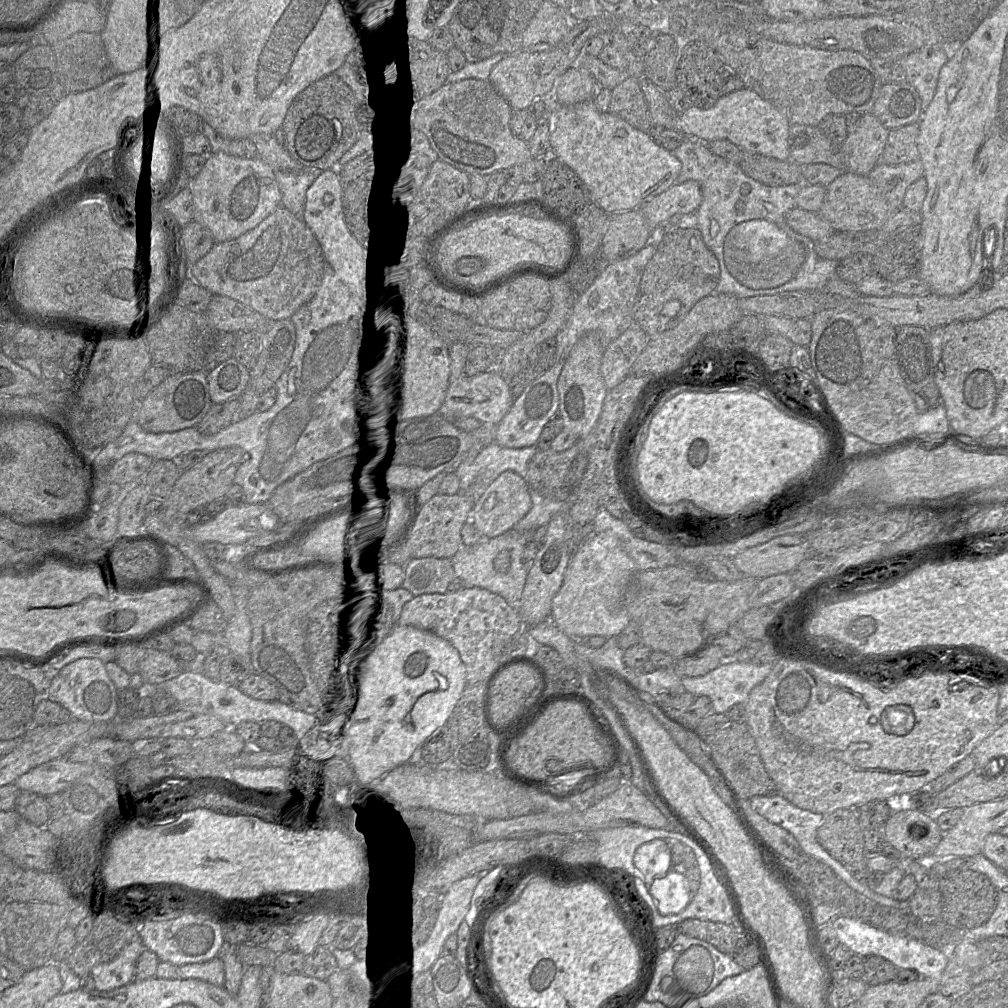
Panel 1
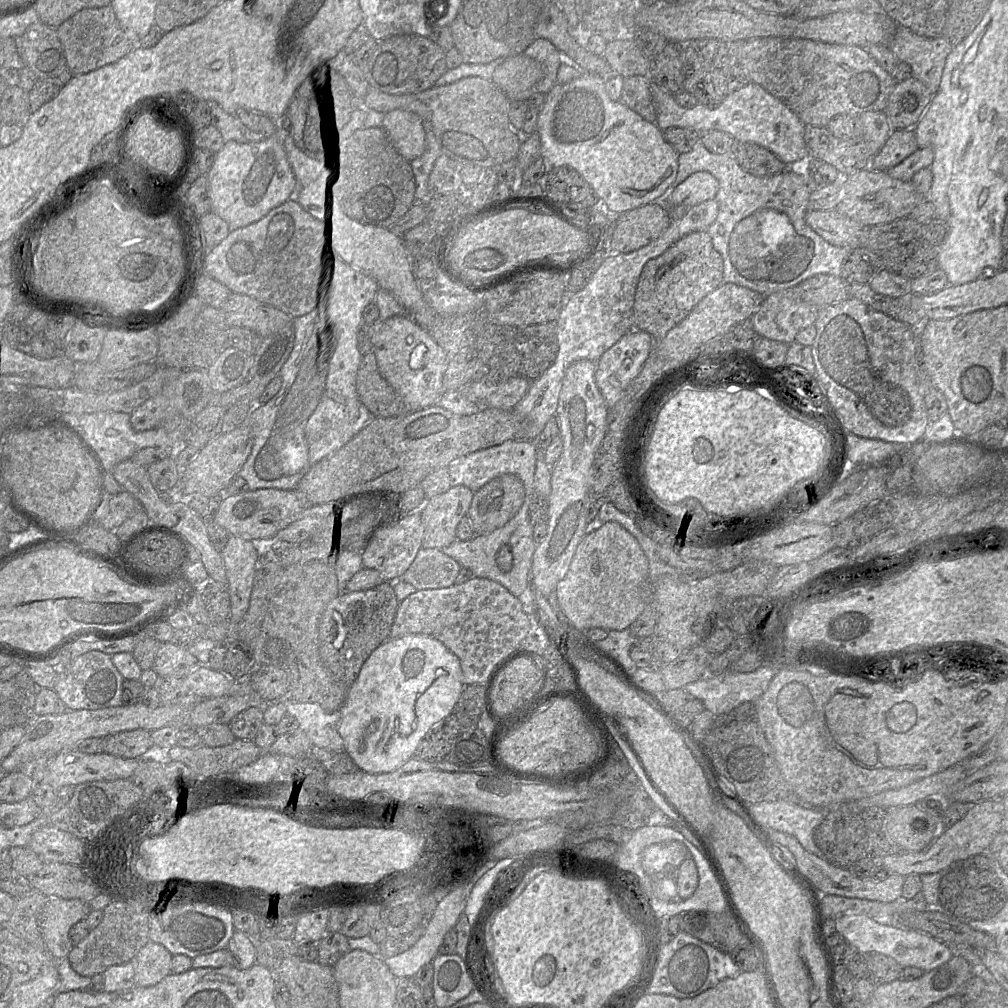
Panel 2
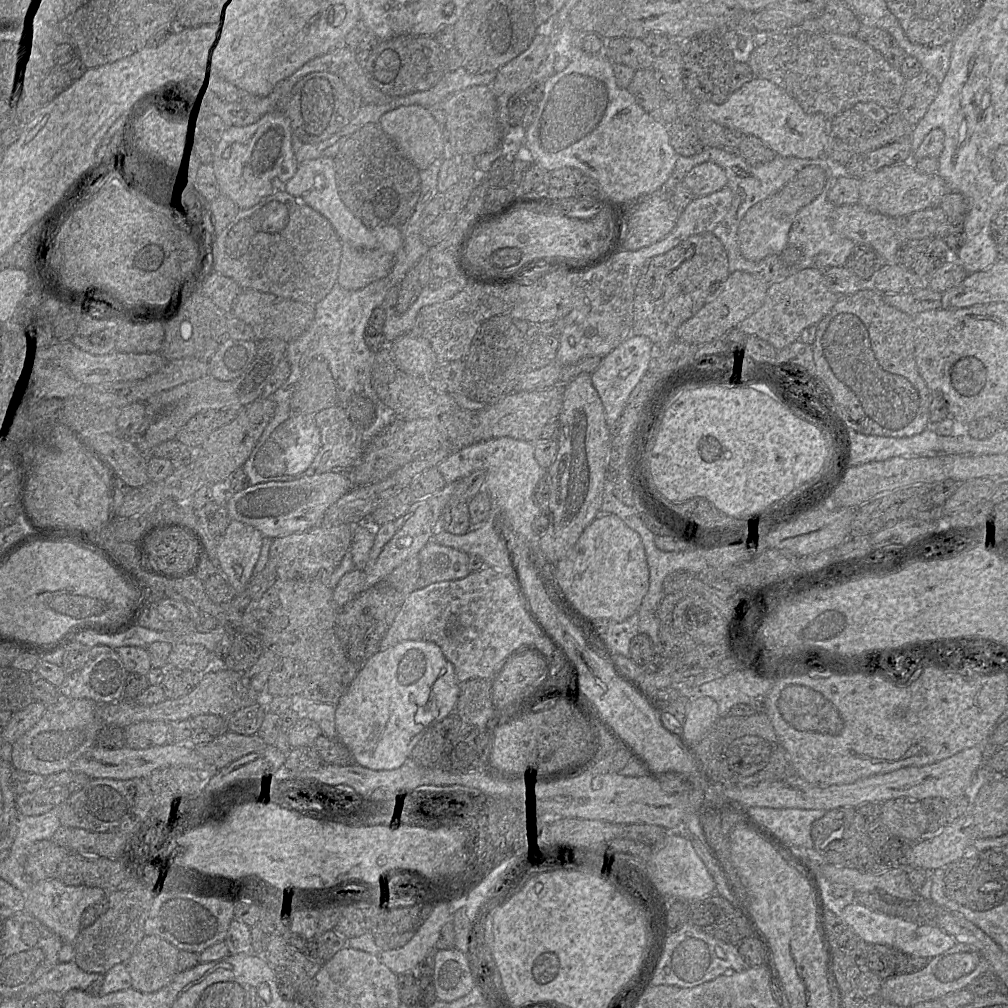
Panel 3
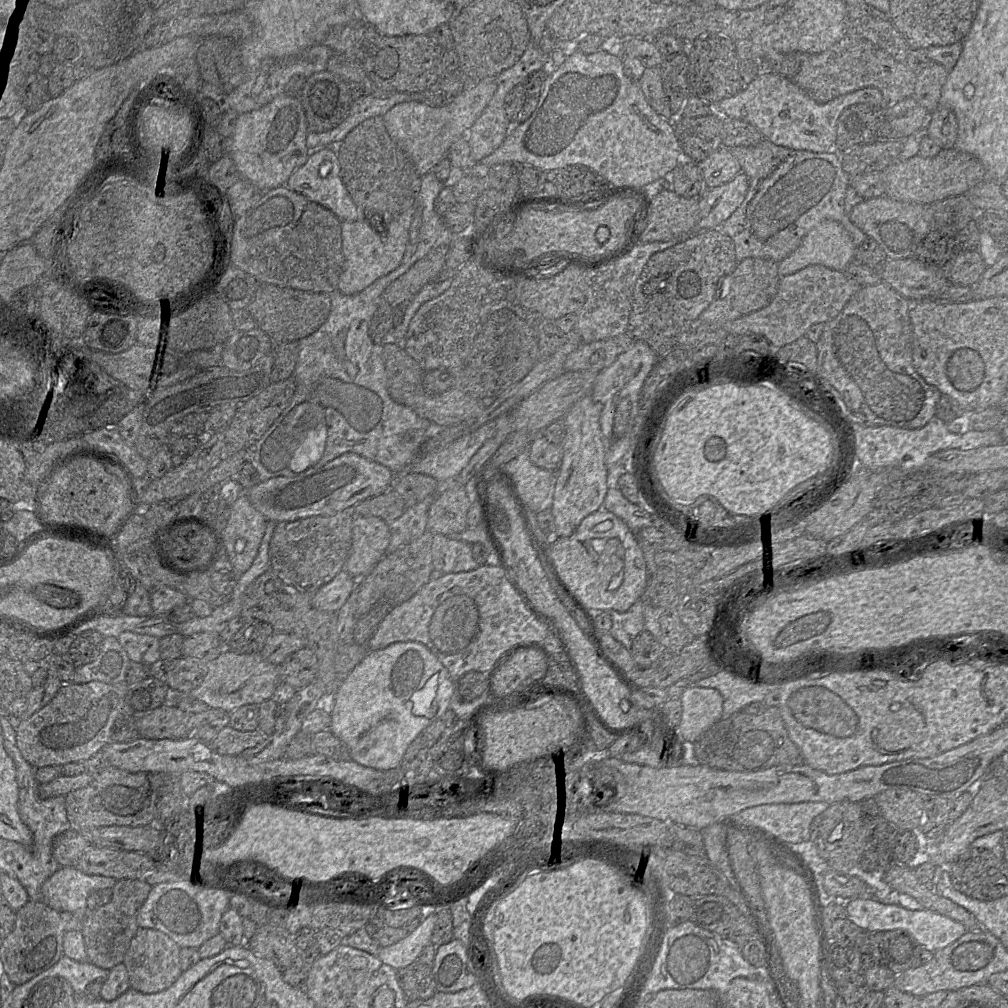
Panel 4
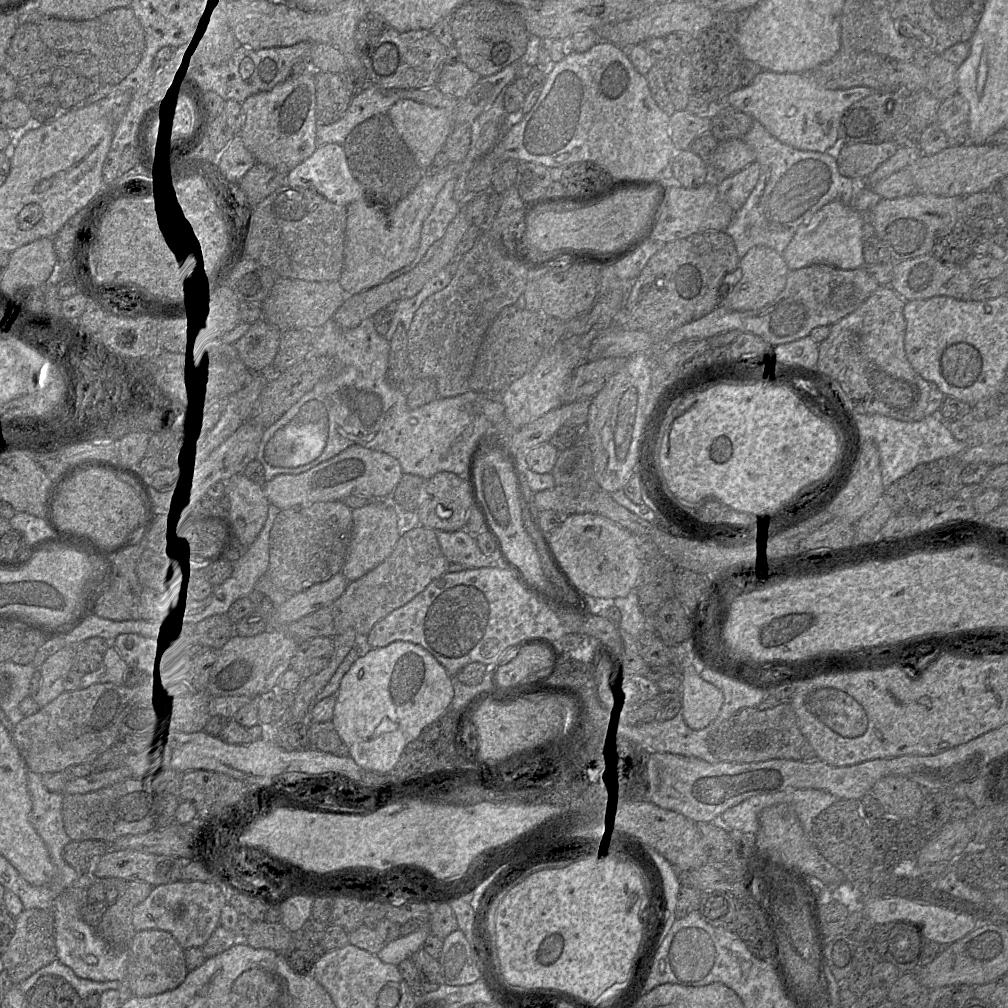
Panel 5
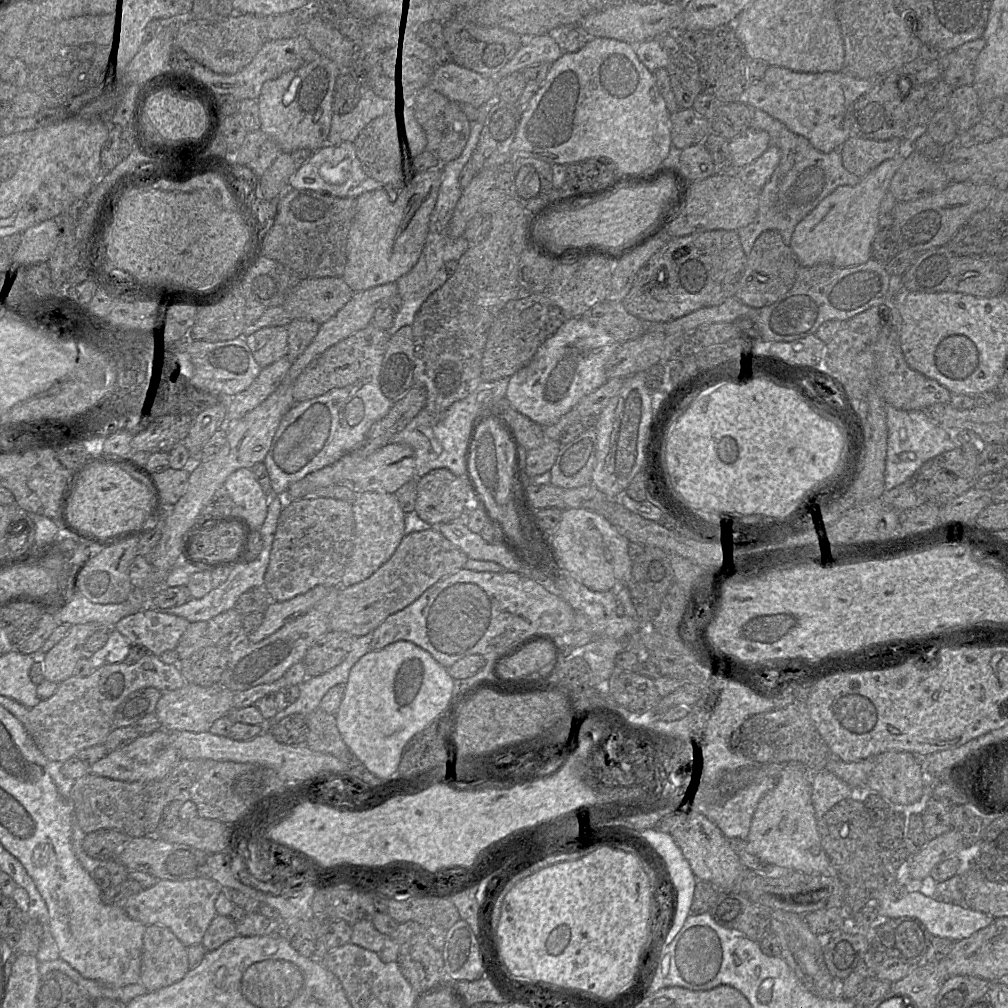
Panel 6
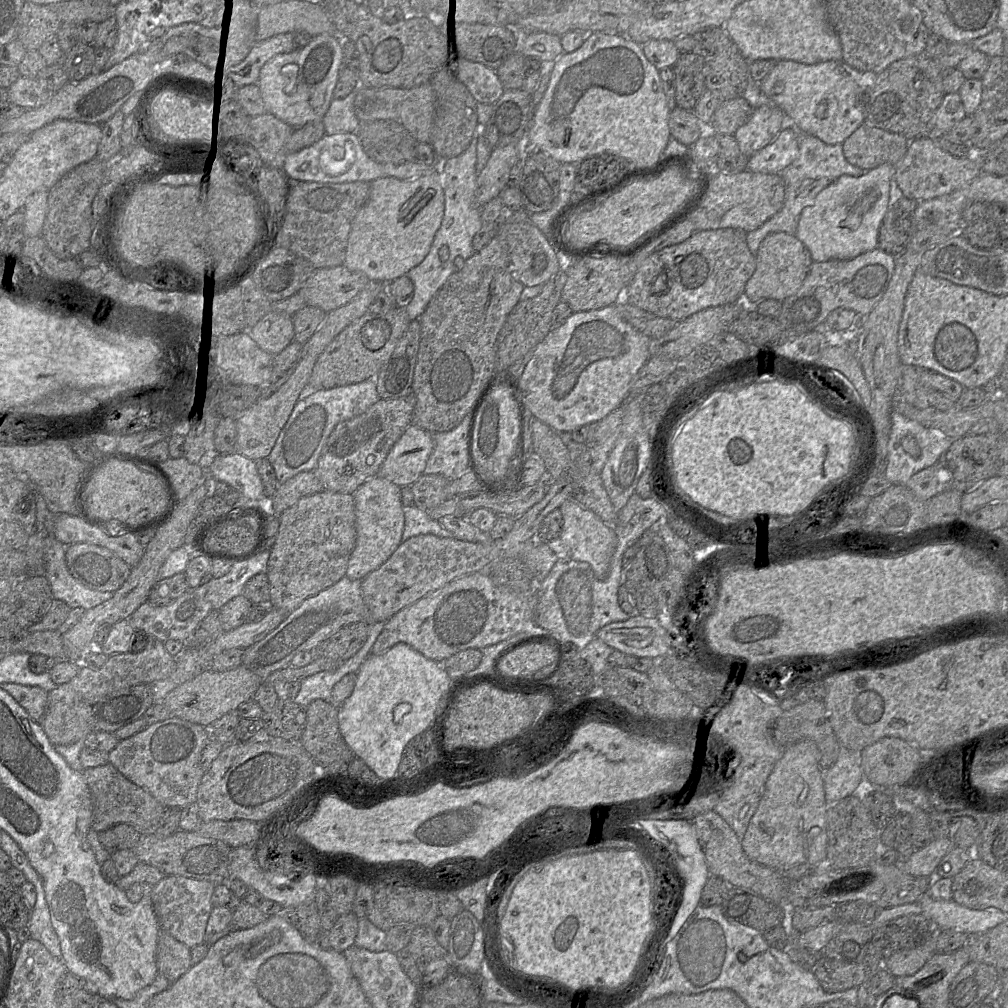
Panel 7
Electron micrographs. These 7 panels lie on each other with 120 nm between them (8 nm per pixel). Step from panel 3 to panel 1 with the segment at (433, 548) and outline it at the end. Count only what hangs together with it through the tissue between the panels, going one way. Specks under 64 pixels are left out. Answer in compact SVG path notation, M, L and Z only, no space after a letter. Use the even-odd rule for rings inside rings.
M411 559L405 569L404 588L420 596L423 594L446 593L448 585L456 577L451 559Z

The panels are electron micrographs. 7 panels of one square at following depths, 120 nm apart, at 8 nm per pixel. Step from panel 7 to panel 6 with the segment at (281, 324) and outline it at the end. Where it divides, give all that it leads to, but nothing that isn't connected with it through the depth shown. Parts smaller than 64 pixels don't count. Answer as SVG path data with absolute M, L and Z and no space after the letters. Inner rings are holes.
M286 326L264 327L246 336L245 342L261 368L286 357L288 353Z

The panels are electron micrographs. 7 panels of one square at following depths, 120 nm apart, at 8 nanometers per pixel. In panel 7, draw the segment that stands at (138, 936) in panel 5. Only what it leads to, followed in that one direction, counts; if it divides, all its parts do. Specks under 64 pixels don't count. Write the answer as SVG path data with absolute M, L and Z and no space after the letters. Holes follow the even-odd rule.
M160 930L156 949L156 964L158 972L164 975L170 983L174 983L192 966L191 949L166 931Z

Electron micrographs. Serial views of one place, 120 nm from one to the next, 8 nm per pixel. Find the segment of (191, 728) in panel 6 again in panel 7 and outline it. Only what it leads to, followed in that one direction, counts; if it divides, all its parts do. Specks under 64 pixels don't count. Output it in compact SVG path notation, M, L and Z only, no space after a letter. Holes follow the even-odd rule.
M242 664L224 672L202 670L192 679L170 691L162 703L170 711L170 716L208 728L225 714L236 711L242 703L252 700L262 682L263 679Z

